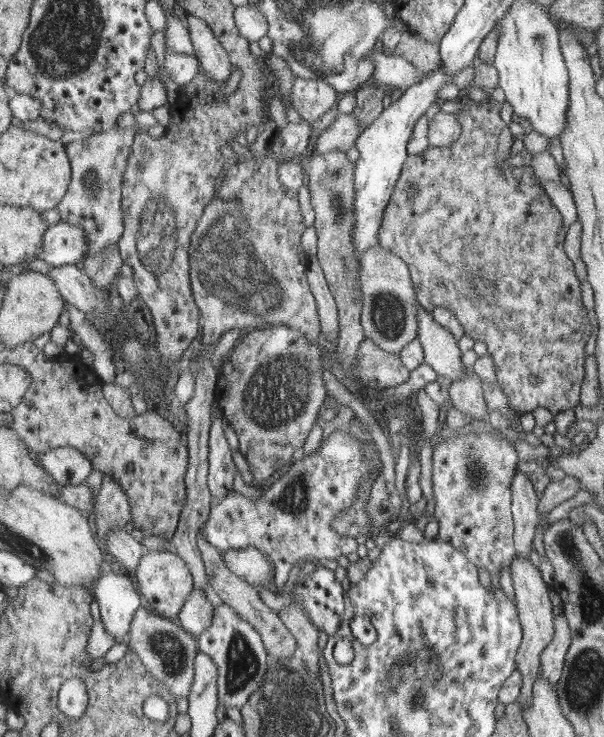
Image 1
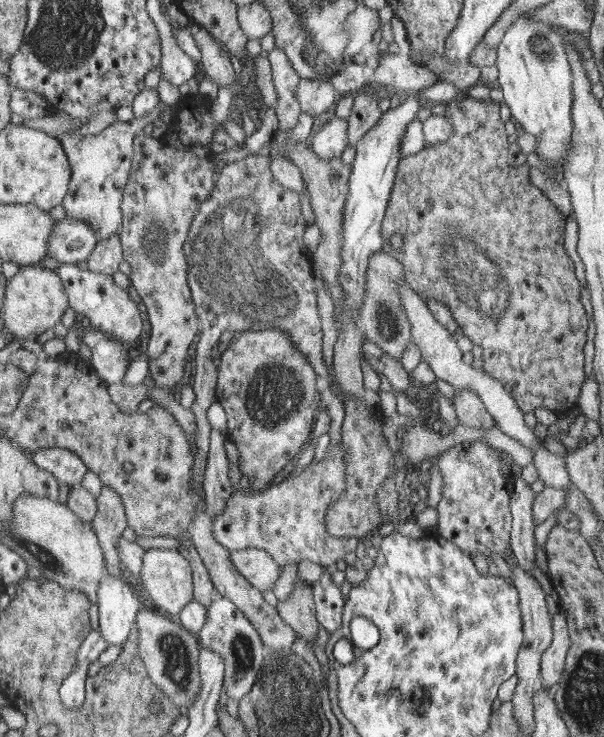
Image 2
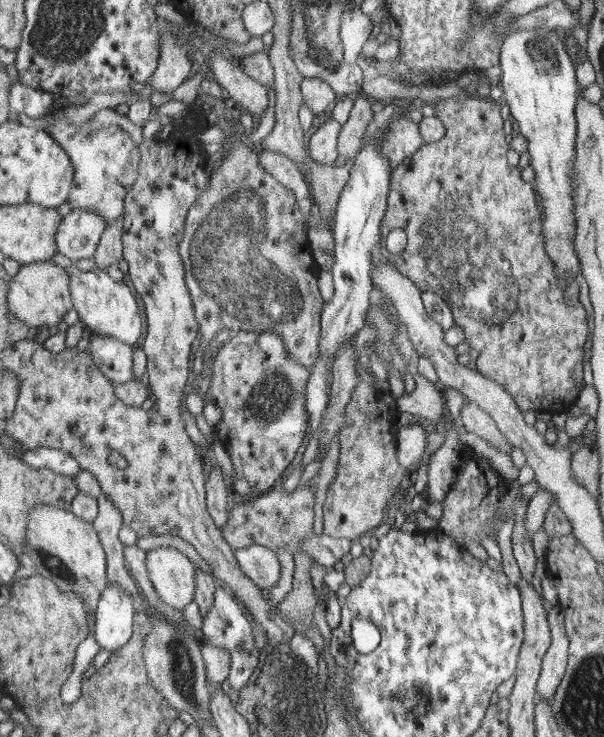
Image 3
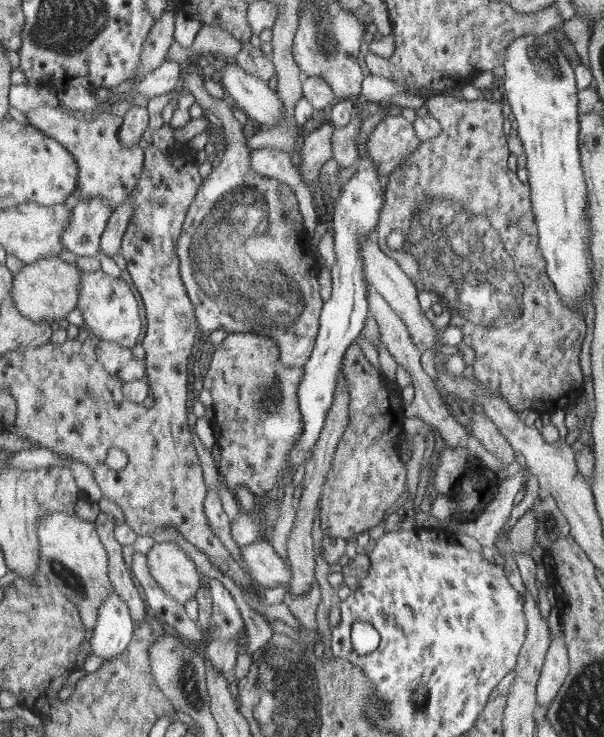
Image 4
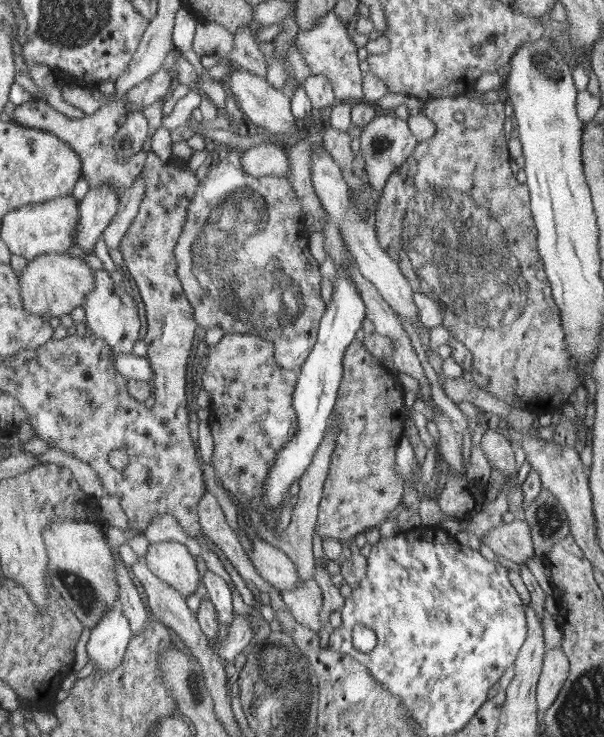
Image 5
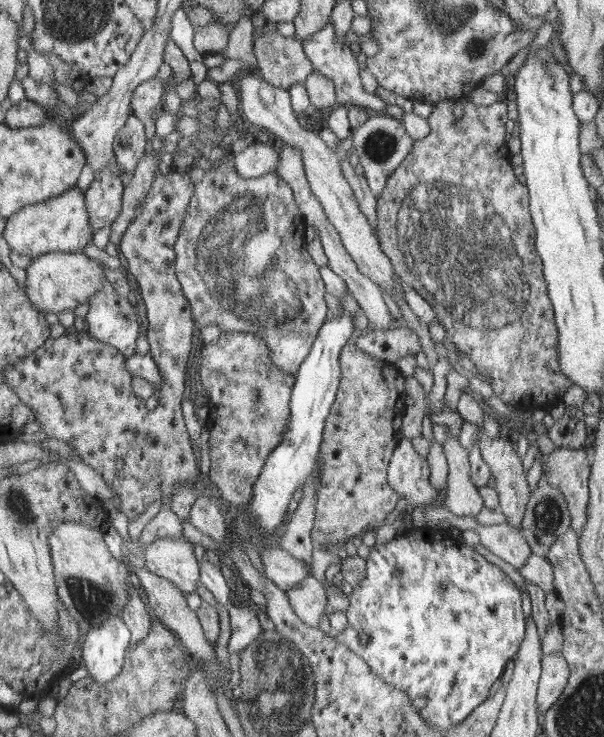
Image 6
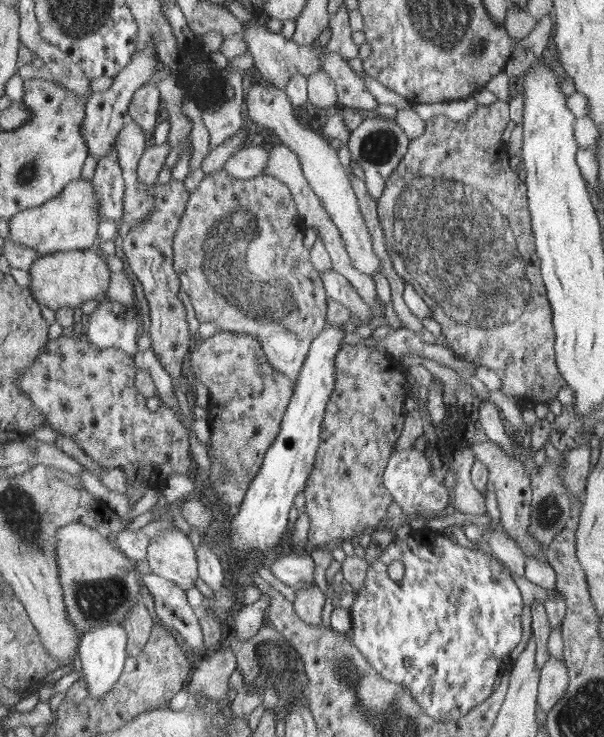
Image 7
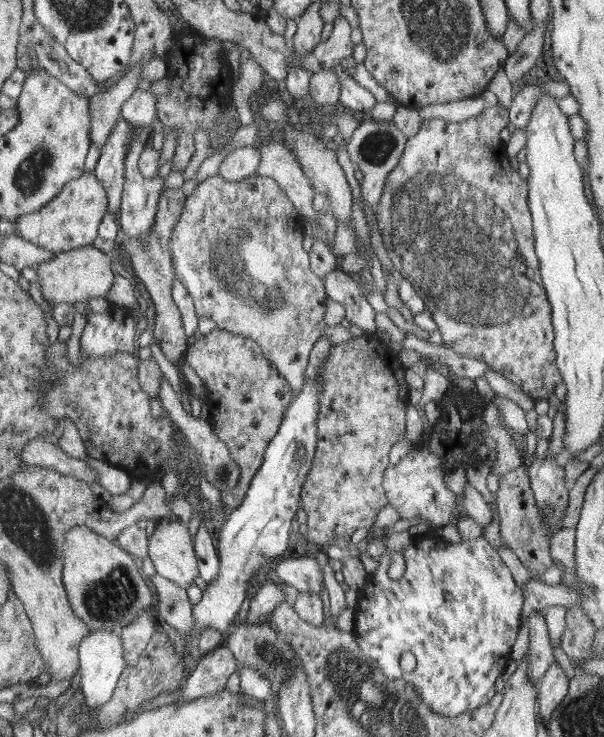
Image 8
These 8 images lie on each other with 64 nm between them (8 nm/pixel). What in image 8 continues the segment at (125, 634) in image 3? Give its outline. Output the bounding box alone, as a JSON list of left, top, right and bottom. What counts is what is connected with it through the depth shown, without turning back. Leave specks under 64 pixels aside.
[78,630,124,708]

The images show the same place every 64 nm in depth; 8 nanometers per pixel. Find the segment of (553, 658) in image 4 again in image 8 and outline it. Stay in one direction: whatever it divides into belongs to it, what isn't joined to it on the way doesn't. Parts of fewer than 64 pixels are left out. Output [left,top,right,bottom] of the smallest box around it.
[537,662,569,720]

